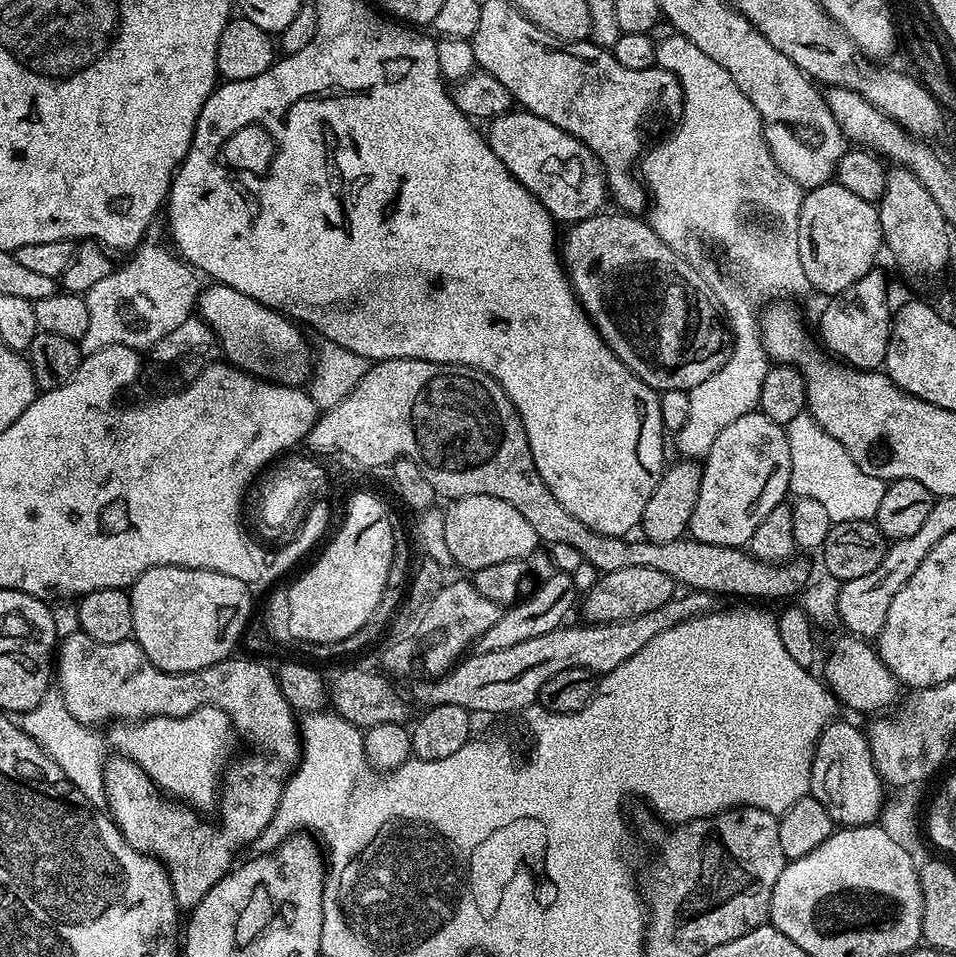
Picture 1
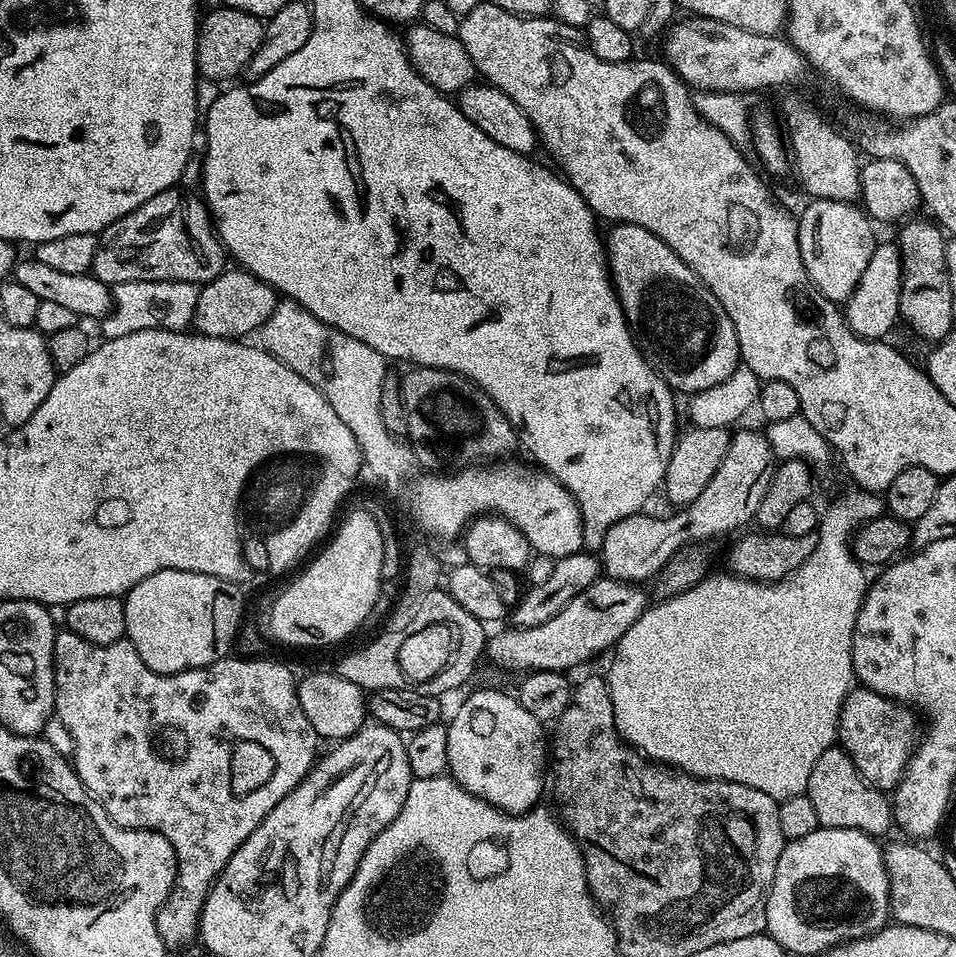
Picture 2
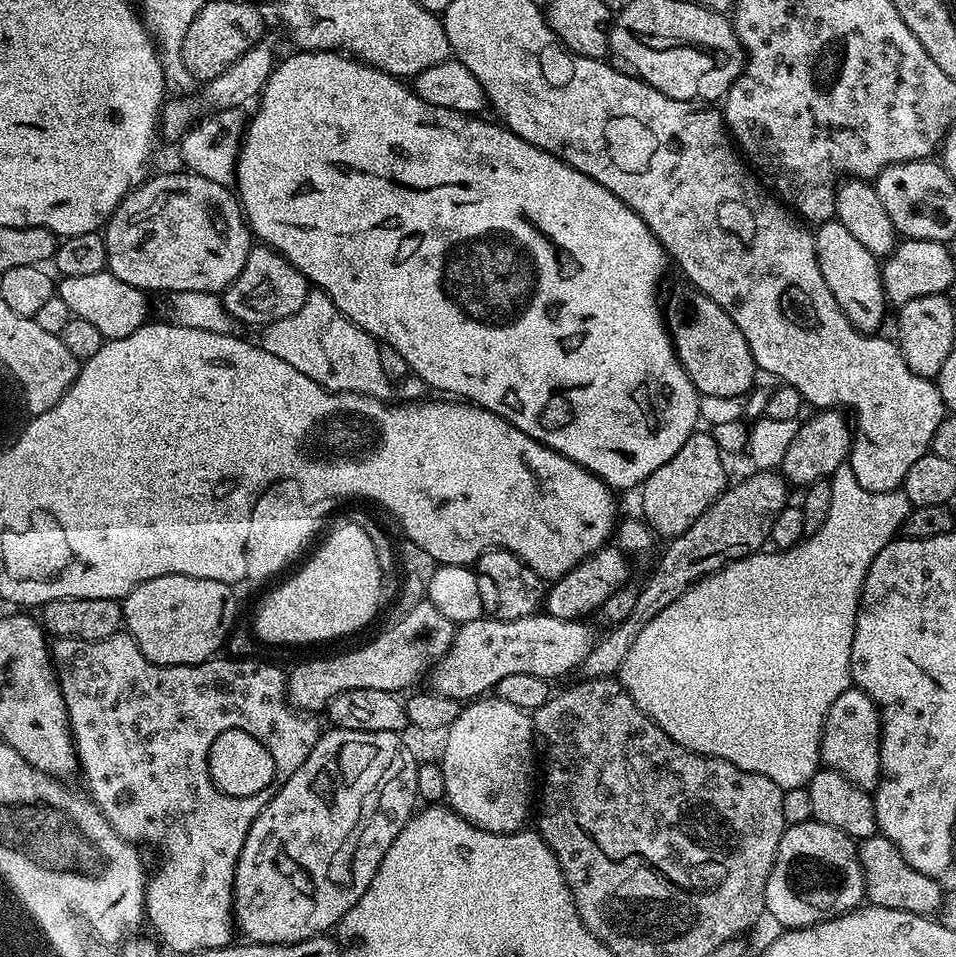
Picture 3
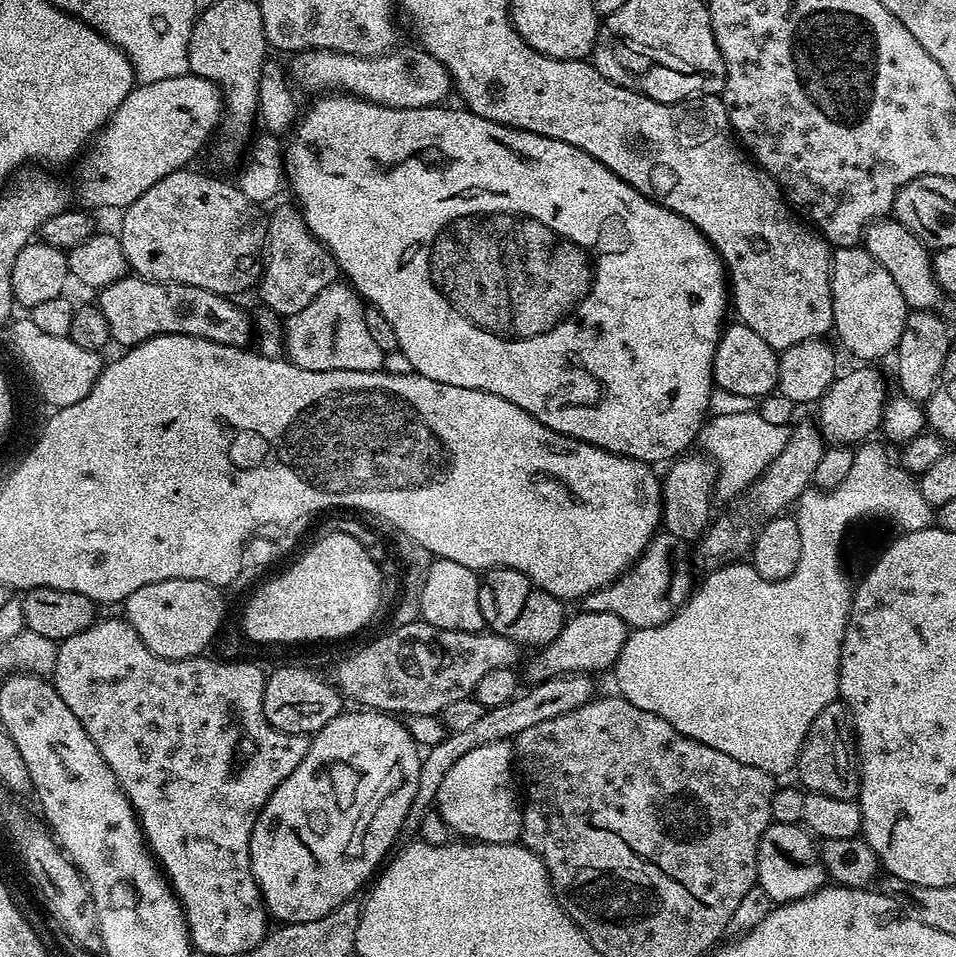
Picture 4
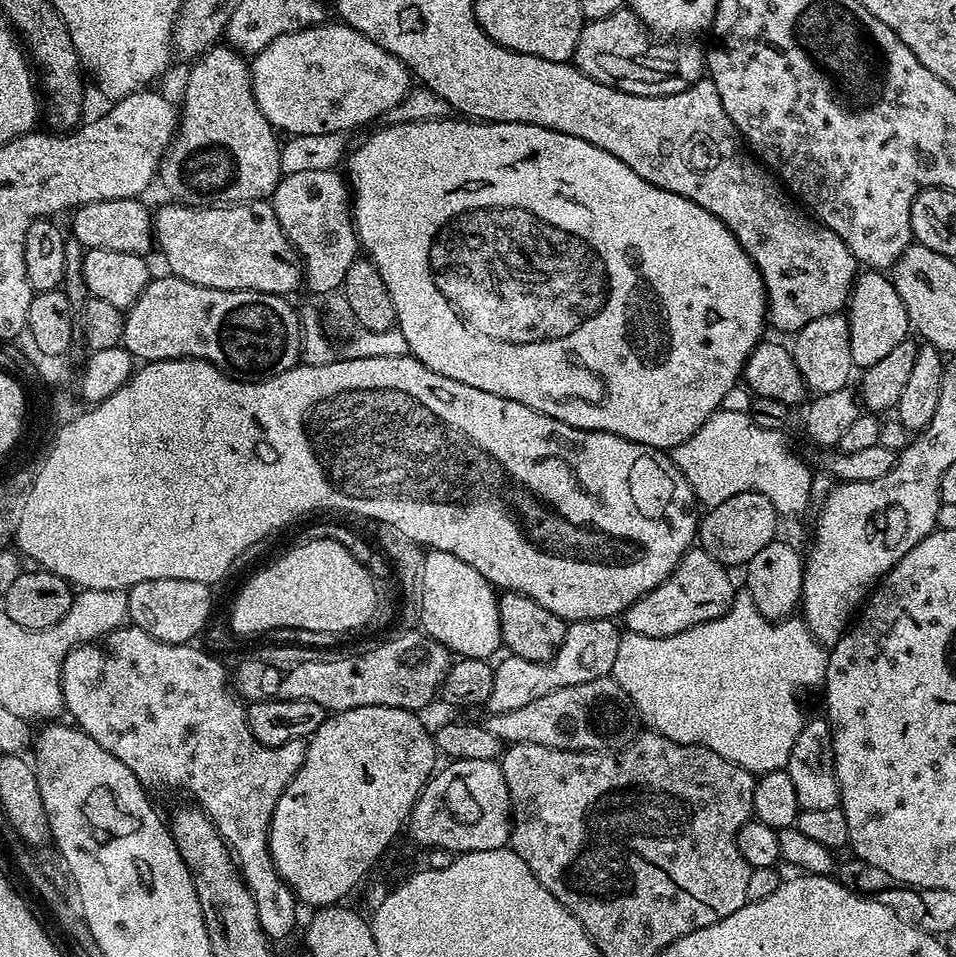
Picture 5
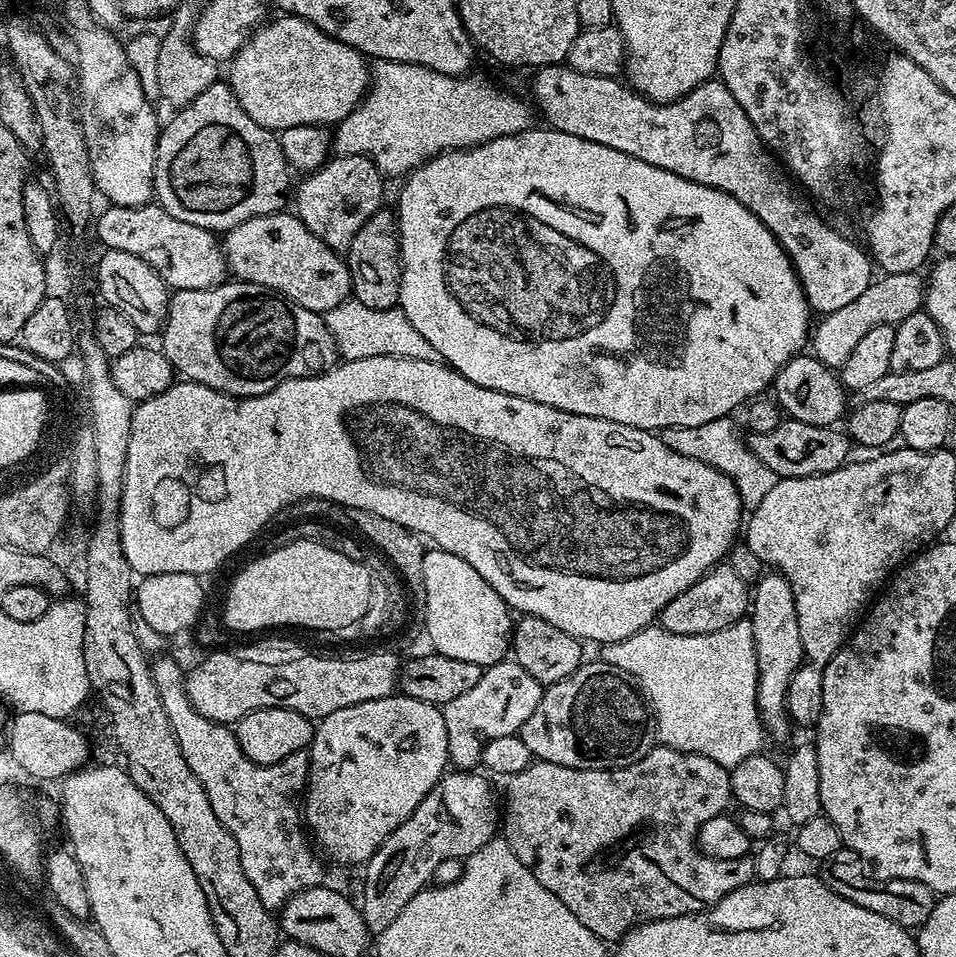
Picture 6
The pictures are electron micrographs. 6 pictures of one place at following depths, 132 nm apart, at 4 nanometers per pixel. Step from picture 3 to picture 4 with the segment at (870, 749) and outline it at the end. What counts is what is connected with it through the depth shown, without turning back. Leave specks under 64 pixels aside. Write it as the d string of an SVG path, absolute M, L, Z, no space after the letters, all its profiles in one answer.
M843 702L827 704L810 722L810 730L800 747L800 753L796 759L794 776L797 776L799 787L805 793L824 794L826 798L846 798L856 800L860 794L860 766L856 755L856 734L852 730L852 716Z

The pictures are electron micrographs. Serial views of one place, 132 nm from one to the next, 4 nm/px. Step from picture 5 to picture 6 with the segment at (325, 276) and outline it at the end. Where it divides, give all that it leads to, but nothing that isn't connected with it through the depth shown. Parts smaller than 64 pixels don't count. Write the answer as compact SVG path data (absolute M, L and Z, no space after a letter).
M350 154L333 155L315 172L303 177L300 185L294 188L294 214L326 246L344 254L354 240L363 223L382 208L380 199L384 196L385 177L380 175L378 166L374 166L372 157Z

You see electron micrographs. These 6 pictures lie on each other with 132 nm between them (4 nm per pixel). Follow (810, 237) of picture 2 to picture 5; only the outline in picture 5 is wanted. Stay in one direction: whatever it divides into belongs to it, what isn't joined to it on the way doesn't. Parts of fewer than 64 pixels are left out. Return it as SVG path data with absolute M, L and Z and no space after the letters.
M864 270L857 275L856 283L852 286L852 294L848 297L846 317L849 324L850 358L853 369L863 370L874 366L881 358L886 358L898 342L909 339L910 325L906 306L902 306L902 298L898 298L898 290L892 285L891 279L880 270Z

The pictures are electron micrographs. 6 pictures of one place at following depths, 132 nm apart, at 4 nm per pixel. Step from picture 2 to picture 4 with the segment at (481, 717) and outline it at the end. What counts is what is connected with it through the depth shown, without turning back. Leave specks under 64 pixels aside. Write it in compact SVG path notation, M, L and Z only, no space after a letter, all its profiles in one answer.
M507 741L487 743L486 746L470 750L450 768L442 780L442 786L437 789L435 805L453 833L458 832L462 835L459 837L475 843L513 844L519 839L524 814L513 756L513 747Z

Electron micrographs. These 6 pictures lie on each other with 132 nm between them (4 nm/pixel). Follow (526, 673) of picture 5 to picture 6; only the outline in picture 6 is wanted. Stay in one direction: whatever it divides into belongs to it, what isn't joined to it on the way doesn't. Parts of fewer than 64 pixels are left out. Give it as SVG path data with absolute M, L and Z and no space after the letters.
M512 658L483 669L471 690L454 698L454 702L443 705L451 763L460 770L475 769L480 764L484 741L517 735L526 718L534 714L544 689L545 685L530 678L530 674L526 674L526 670L522 670L522 666L518 666Z

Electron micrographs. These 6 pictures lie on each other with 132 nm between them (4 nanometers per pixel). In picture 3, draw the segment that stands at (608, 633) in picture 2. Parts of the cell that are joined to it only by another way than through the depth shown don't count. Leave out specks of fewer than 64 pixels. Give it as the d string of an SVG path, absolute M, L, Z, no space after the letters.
M547 614L513 620L471 620L457 627L450 650L446 650L430 673L430 688L433 693L446 698L471 702L491 693L496 684L509 674L534 674L555 682L559 676L579 669L597 639L598 632L588 622L563 620Z

